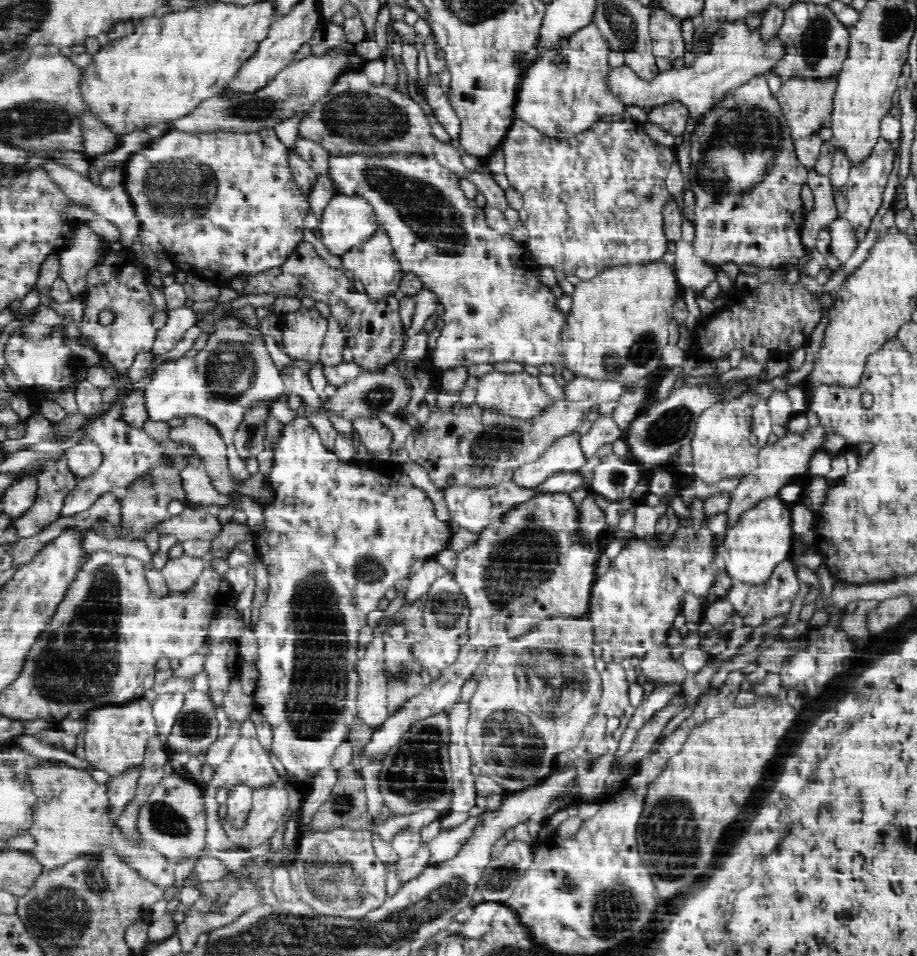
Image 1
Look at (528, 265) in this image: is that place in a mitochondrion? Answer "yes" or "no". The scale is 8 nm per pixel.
no

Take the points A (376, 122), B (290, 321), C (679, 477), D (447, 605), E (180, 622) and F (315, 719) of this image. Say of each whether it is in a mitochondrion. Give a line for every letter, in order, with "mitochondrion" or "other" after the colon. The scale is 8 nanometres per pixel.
A: mitochondrion
B: other
C: other
D: mitochondrion
E: other
F: mitochondrion

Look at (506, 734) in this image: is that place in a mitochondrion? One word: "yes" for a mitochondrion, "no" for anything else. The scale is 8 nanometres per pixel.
yes

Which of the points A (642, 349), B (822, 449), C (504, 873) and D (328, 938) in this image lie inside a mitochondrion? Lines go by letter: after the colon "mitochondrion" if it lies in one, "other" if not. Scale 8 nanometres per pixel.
A: mitochondrion
B: other
C: mitochondrion
D: mitochondrion

